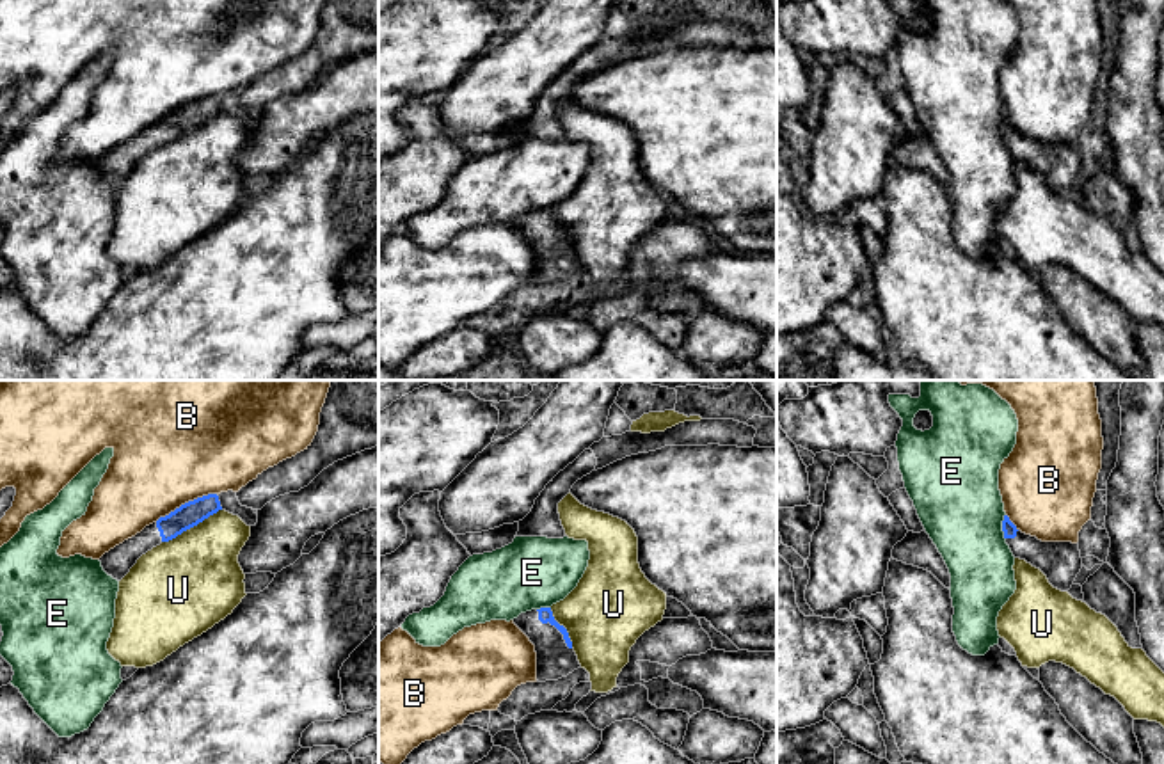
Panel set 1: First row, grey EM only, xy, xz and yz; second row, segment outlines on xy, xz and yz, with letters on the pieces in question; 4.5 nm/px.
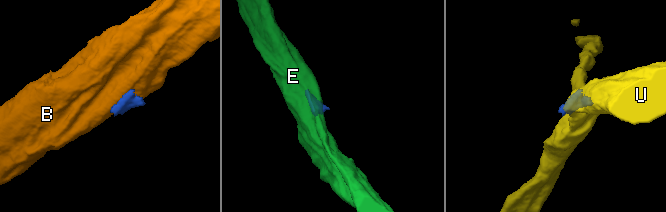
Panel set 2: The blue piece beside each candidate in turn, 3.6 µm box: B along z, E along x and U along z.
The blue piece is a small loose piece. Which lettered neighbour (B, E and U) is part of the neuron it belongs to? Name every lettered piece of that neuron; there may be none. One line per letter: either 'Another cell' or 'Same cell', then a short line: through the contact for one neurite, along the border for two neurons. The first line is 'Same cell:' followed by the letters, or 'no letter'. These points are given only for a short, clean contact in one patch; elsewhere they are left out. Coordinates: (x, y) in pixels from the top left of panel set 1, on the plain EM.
Same cell: no letter
B: Another cell
E: Another cell
U: Another cell

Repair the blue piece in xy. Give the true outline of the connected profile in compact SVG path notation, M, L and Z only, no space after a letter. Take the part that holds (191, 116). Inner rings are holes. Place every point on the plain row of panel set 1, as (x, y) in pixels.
M208 96L181 107L169 117L160 119L156 124L146 128L135 139L105 155L100 160L103 172L114 181L121 183L142 156L162 144L176 140L219 112L222 112L222 108L217 96Z

